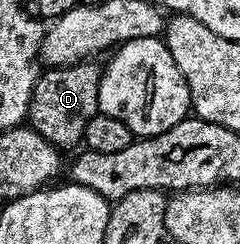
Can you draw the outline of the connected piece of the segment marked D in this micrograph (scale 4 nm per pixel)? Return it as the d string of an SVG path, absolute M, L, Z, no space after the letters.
M83 61L67 67L50 67L41 72L32 93L28 123L53 147L77 148L82 143L84 129L88 129L88 121L92 121L92 117L99 114L98 94L103 68L96 64L94 61Z

